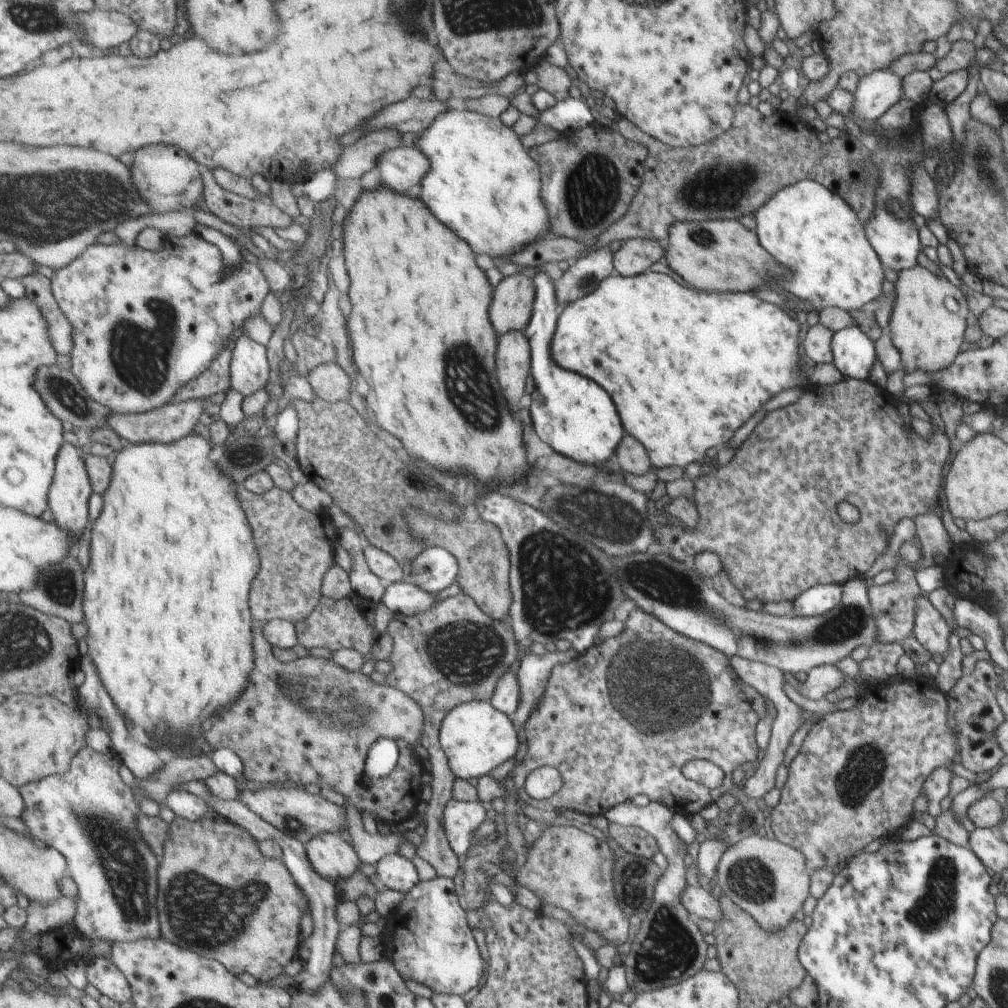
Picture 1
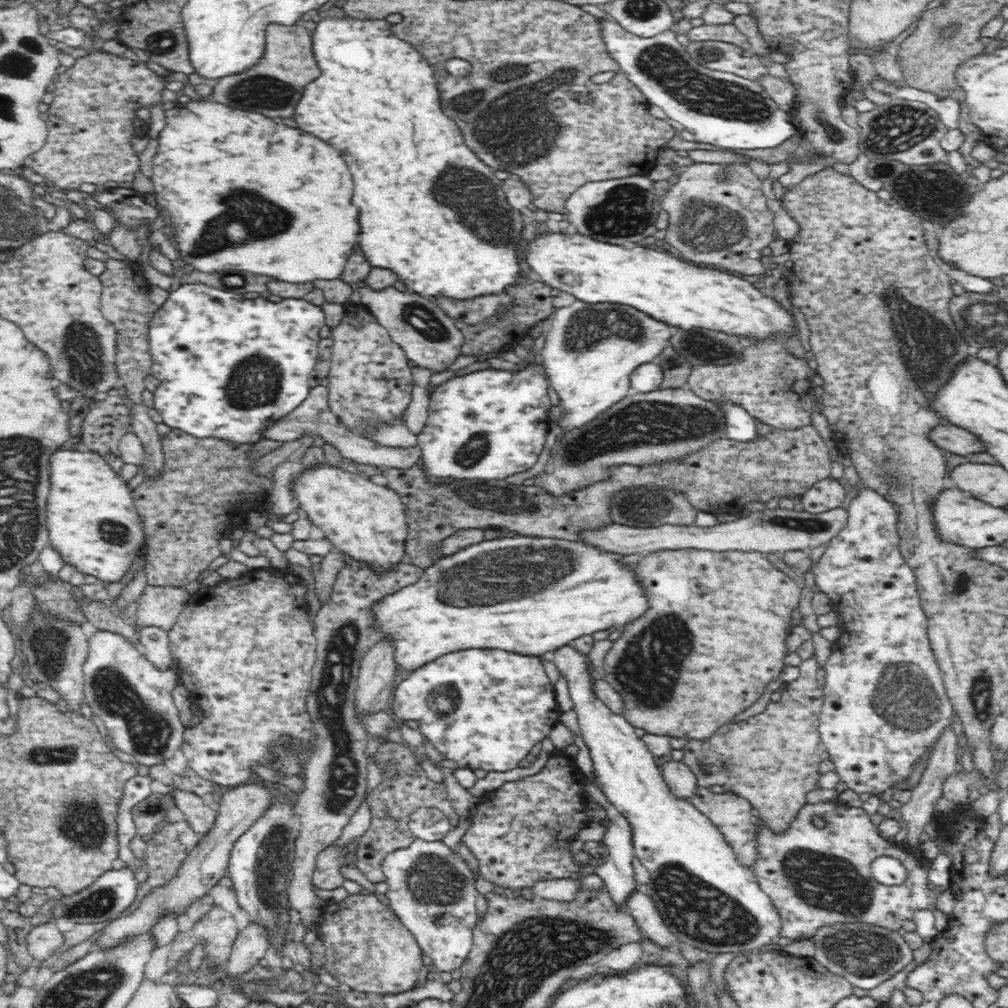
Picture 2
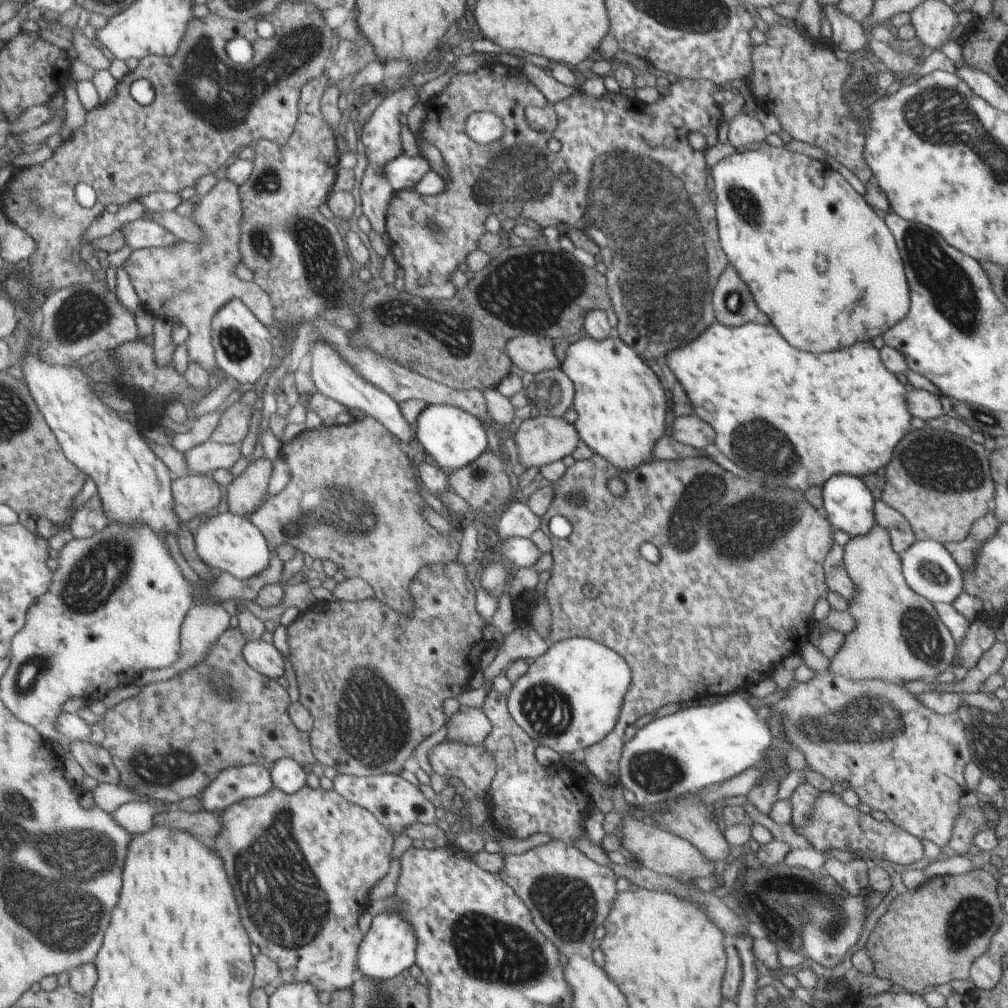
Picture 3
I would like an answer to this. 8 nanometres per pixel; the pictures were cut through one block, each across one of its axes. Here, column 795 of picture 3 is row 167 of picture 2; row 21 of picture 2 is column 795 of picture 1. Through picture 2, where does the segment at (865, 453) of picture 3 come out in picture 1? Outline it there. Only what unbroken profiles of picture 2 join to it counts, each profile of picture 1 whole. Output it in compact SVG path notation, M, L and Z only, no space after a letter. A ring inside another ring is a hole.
M651 272L636 274L635 276L622 277L607 276L589 292L587 296L567 302L560 308L560 316L556 320L556 332L553 333L549 352L553 354L553 362L563 368L571 370L575 374L585 376L593 382L597 382L601 388L609 390L609 398L613 400L617 414L621 418L621 426L625 432L635 438L643 450L647 452L650 463L655 468L667 468L676 466L683 468L691 462L701 464L701 458L709 448L719 448L719 444L726 444L733 432L757 410L761 404L764 404L774 395L791 388L805 387L811 384L807 372L801 374L799 368L799 358L797 358L797 322L787 316L788 311L781 312L780 307L775 304L763 301L752 293L748 292L730 292L729 294L717 294L717 292L699 292L687 286L681 286L677 280L669 276Z

